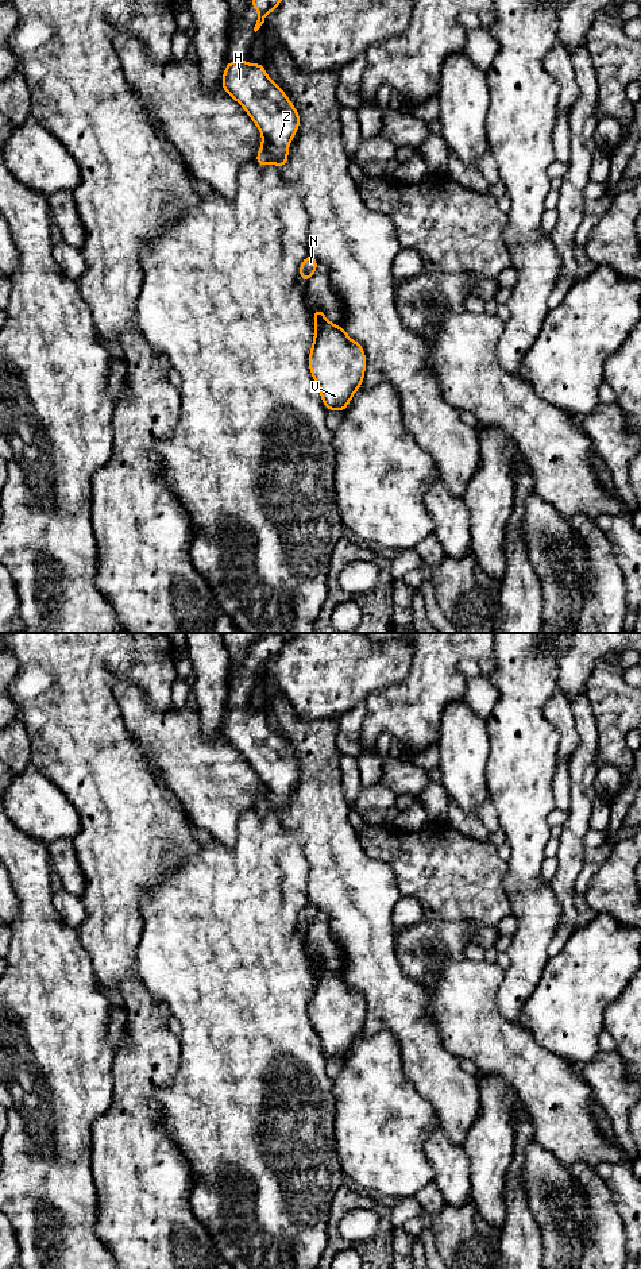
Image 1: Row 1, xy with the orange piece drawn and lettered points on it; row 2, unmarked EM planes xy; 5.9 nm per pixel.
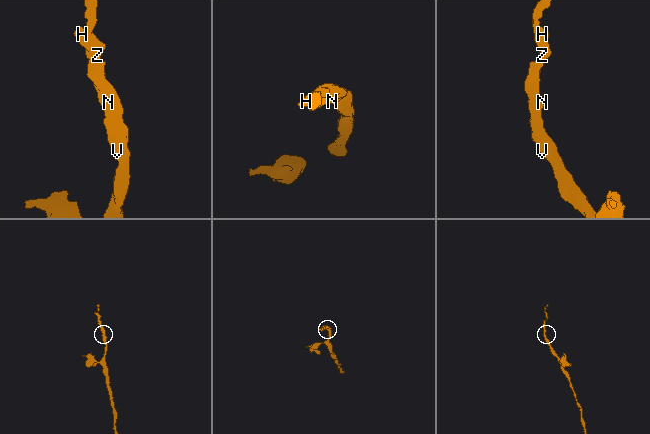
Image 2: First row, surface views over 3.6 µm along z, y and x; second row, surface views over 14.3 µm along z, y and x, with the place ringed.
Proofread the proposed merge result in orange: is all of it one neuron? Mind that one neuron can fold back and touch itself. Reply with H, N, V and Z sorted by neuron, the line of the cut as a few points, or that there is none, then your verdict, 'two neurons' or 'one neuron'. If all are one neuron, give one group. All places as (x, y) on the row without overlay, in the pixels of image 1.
groups H N V Z; cut none; one neuron

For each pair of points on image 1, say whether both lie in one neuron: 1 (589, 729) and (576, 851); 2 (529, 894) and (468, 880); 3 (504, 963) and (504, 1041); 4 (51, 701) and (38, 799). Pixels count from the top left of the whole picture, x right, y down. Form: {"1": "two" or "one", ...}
{"1": "one", "2": "two", "3": "two", "4": "two"}

